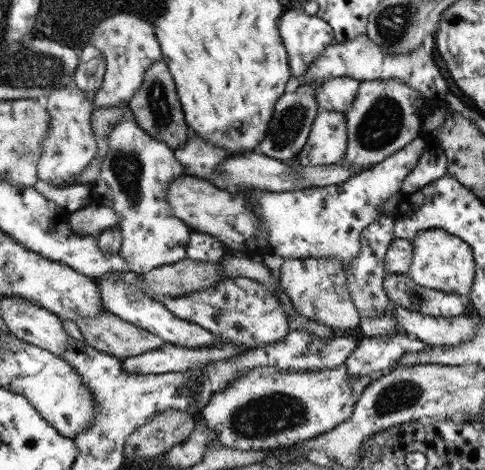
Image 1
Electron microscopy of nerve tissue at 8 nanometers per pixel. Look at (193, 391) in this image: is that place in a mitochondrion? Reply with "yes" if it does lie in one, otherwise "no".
no

